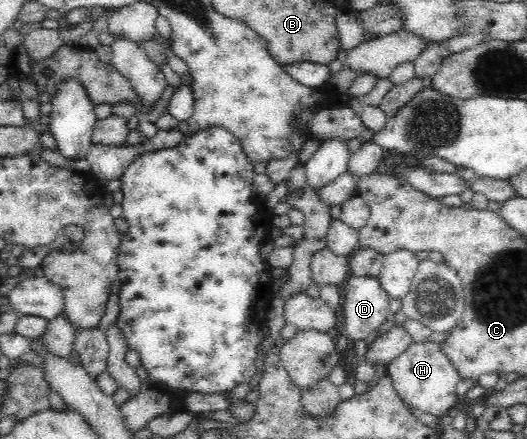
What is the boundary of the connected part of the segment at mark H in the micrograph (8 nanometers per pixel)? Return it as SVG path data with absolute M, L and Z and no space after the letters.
M430 339L421 343L411 342L411 345L399 357L385 366L394 383L395 391L407 408L417 407L423 413L440 418L447 415L451 407L460 405L462 397L455 392L460 380L459 372L443 354L438 343L433 343Z

